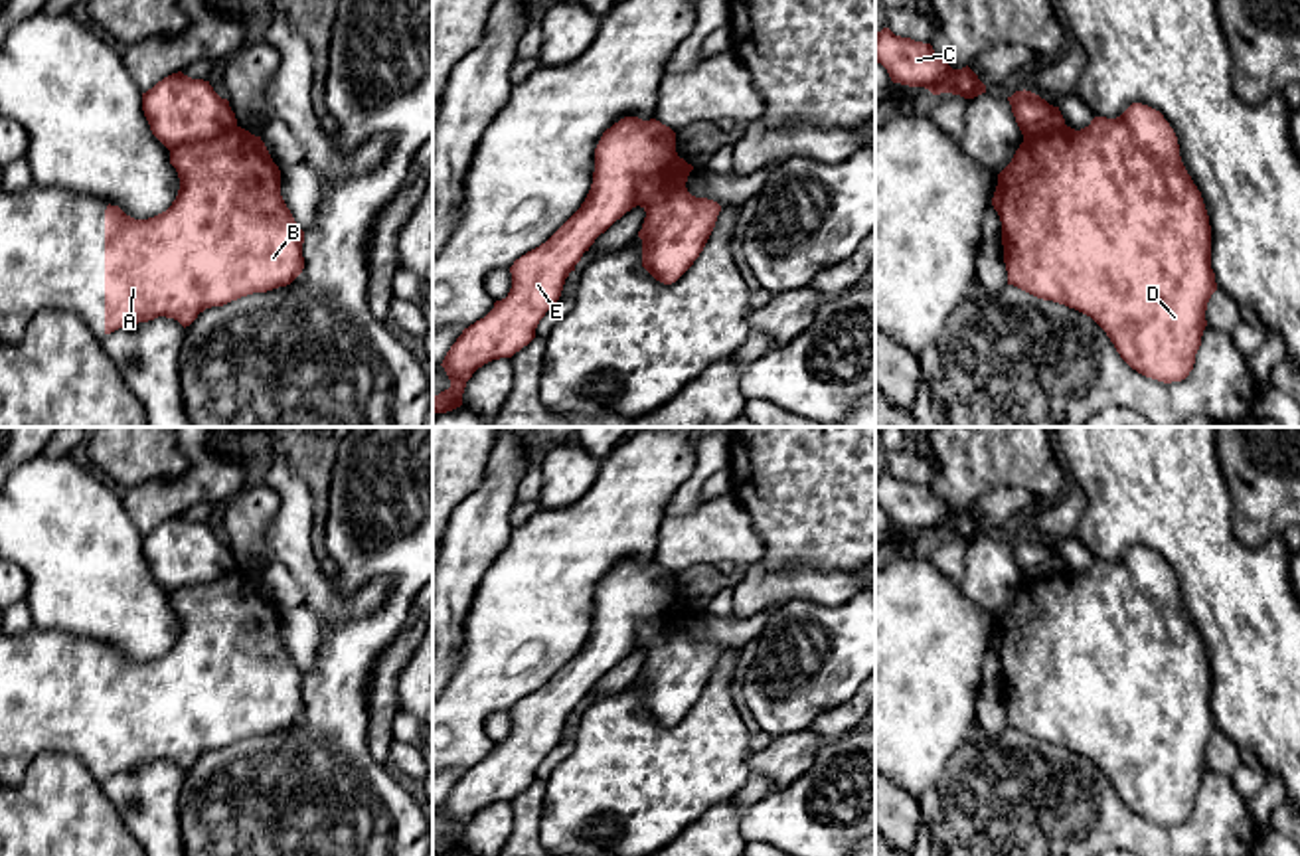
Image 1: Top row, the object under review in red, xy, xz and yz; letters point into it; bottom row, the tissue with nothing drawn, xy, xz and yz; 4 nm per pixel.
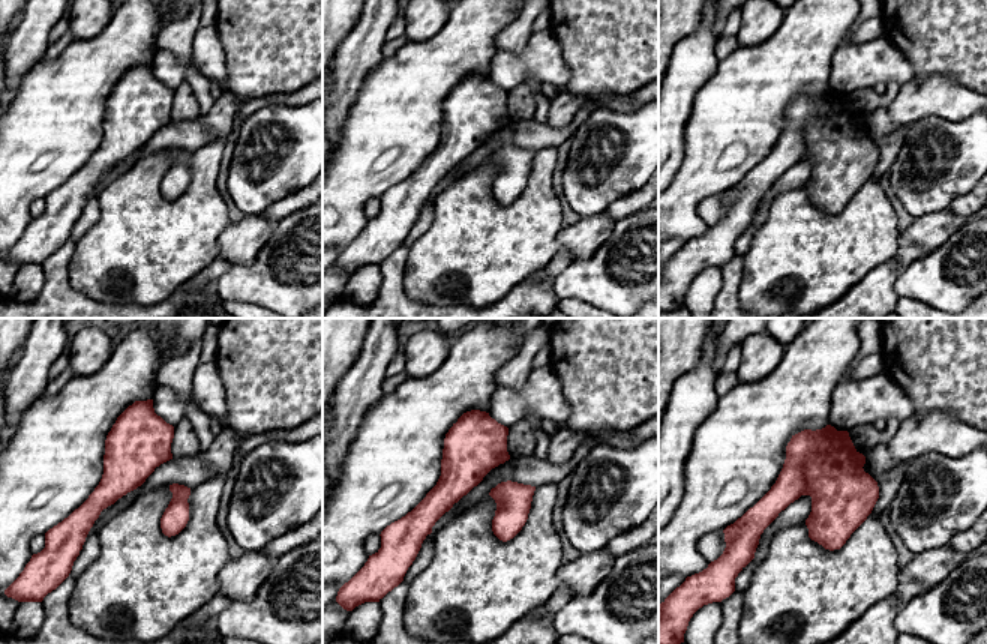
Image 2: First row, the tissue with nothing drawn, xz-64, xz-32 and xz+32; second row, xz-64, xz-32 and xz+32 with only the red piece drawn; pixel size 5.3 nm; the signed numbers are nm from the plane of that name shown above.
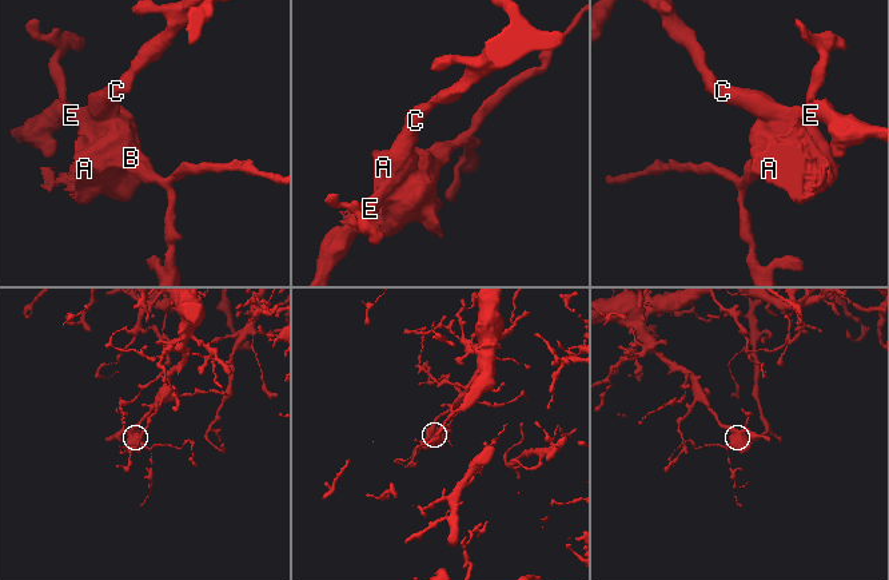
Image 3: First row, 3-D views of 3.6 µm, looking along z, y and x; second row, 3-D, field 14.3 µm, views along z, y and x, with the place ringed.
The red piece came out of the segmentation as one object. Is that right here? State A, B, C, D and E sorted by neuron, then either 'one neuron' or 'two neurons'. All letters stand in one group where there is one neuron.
A B D / C E | two neurons

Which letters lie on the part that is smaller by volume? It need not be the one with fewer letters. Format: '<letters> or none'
A, B, D

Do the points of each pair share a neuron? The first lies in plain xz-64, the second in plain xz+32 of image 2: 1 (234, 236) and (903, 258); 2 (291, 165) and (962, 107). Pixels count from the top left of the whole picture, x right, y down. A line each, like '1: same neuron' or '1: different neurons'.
1: different neurons
2: different neurons

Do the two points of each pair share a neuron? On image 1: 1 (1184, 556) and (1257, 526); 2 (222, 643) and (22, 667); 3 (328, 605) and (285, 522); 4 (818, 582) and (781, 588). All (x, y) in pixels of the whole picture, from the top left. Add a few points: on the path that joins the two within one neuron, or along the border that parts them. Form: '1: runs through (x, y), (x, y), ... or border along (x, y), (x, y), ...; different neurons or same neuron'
1: border along (1227, 489), (1233, 532), (1243, 542), (1279, 538); different neurons
2: runs through (172, 679), (72, 679); same neuron
3: runs through (317, 586), (289, 542); same neuron
4: runs through (809, 582), (791, 582); same neuron

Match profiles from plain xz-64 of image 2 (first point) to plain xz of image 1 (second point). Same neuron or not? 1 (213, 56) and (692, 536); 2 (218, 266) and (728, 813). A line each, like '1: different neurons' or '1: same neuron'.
1: same neuron
2: different neurons

